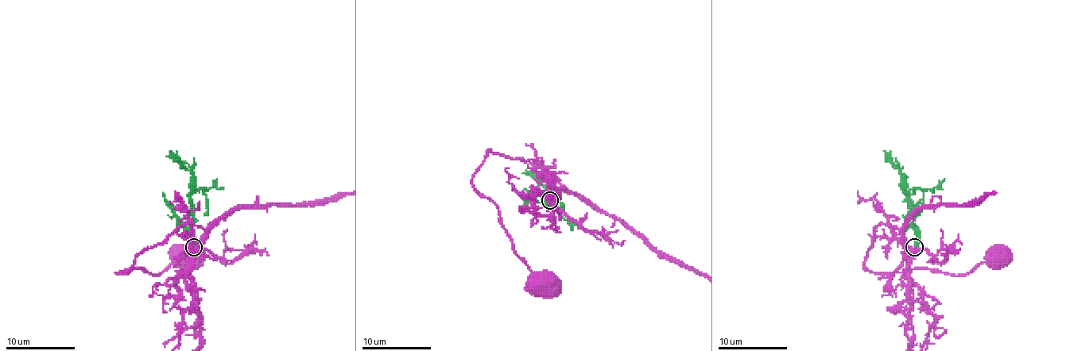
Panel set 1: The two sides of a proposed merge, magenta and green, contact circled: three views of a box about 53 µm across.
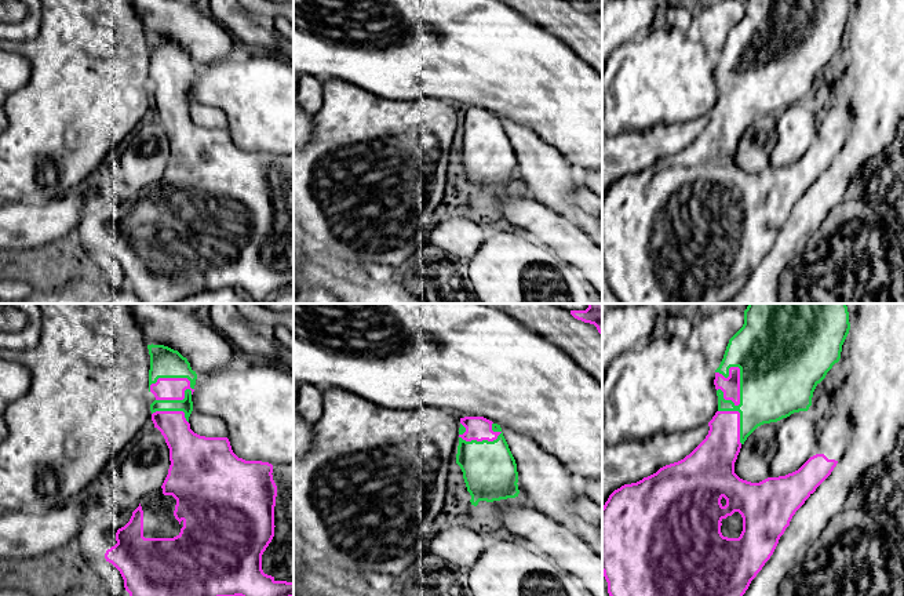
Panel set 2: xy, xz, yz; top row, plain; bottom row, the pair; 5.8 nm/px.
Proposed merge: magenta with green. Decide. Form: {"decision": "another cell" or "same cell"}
{"decision": "another cell"}

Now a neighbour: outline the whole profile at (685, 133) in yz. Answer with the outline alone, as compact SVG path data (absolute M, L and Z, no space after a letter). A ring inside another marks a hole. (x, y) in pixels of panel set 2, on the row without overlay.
M708 115L644 132L609 137L602 130L602 199L609 186L689 146L708 126Z

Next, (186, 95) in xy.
M185 81L183 91L154 91L150 95L152 105L156 102L183 102L185 109L189 113L189 108L193 102L193 92L192 92L192 81Z

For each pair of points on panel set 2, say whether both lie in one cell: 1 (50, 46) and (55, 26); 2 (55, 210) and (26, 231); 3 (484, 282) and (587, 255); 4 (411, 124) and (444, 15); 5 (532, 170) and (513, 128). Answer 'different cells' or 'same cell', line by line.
1: same cell
2: same cell
3: different cells
4: different cells
5: same cell

